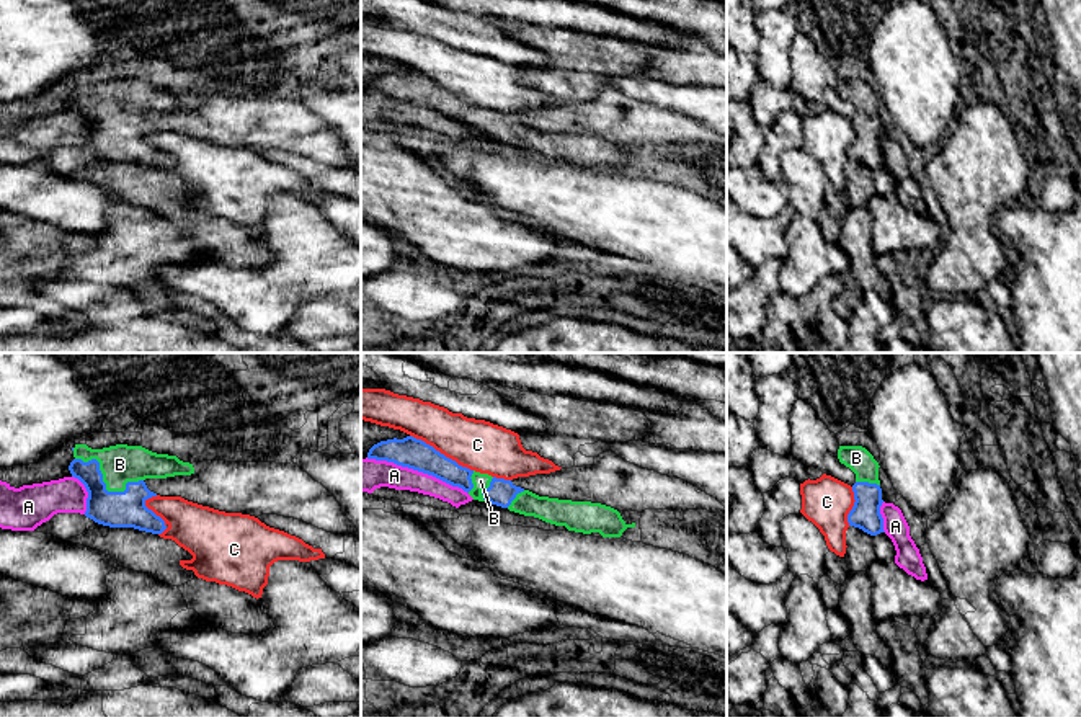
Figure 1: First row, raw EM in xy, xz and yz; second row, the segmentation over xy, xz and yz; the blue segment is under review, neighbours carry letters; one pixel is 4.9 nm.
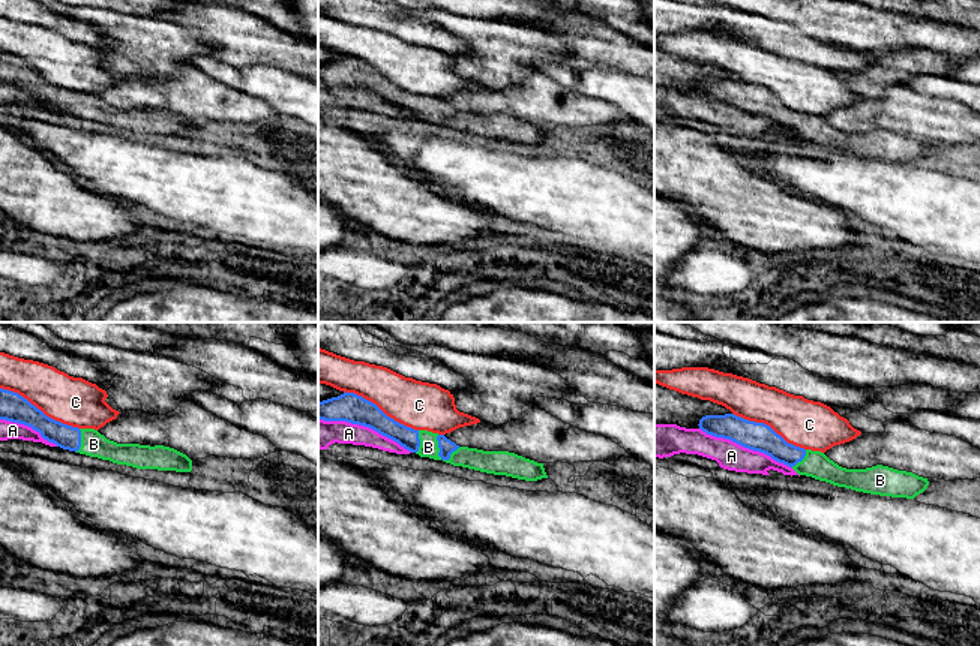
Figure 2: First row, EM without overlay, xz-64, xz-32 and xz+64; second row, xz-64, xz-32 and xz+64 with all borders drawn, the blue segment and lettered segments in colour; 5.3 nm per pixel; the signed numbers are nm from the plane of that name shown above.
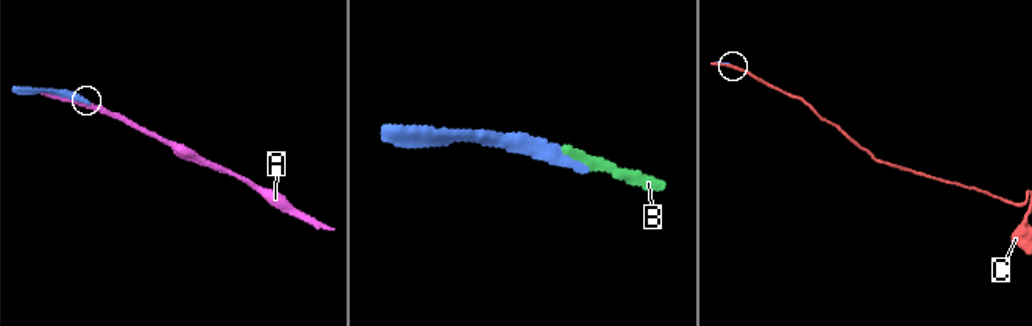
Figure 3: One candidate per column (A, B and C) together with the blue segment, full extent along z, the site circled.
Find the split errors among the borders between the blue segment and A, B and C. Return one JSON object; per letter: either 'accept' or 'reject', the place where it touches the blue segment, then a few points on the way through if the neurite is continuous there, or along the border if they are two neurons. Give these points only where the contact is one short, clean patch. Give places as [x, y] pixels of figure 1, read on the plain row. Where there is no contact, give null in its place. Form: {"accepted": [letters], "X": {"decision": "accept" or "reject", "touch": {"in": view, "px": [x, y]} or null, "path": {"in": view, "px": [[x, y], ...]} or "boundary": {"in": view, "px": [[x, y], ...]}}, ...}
{"accepted": ["B"], "A": {"decision": "reject", "touch": {"in": "xz", "px": [417, 103]}}, "B": {"decision": "accept", "touch": {"in": "xy", "px": [105, 118]}}, "C": {"decision": "reject", "touch": {"in": "xz", "px": [440, 87]}}}

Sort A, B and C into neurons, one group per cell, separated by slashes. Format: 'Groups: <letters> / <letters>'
Groups: A / B / C

